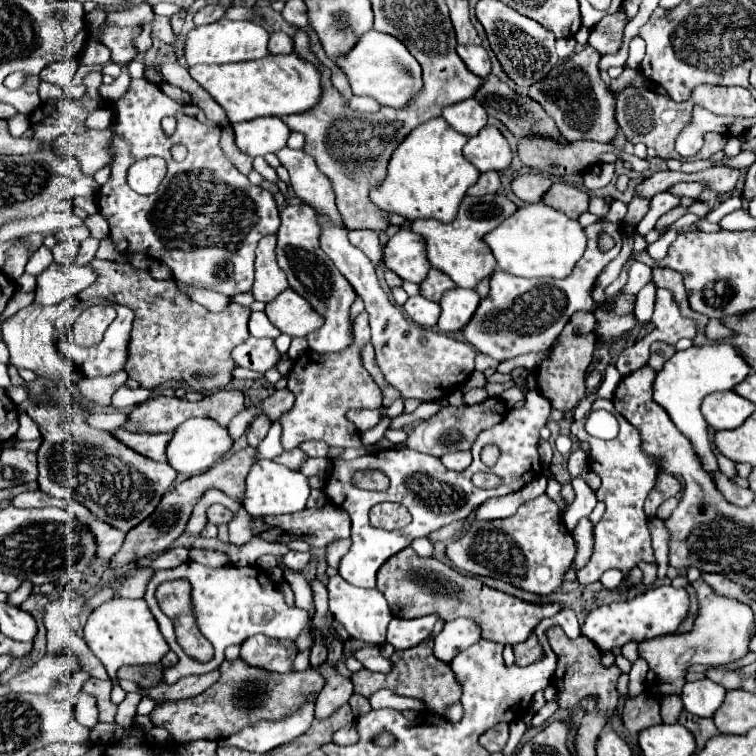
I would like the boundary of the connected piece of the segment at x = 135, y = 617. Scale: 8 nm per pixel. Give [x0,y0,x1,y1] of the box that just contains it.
[84,596,168,682]

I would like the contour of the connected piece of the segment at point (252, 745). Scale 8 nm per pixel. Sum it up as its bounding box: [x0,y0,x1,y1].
[220,694,316,754]

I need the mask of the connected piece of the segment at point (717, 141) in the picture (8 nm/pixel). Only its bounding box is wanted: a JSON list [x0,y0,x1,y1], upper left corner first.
[692,134,726,160]

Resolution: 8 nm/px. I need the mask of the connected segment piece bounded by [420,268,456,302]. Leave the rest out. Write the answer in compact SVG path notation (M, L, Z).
M430 268L428 278L426 278L424 282L420 282L420 294L422 294L424 298L432 300L432 302L440 302L442 294L444 294L446 290L454 288L454 286L456 286L456 284L454 284L444 272L440 272L440 270L436 270L436 268Z

